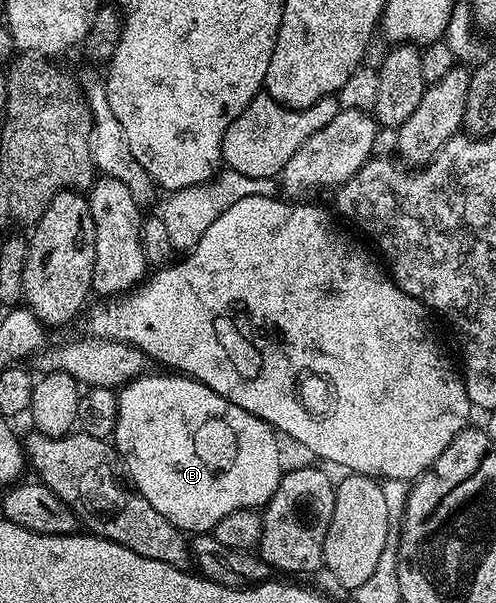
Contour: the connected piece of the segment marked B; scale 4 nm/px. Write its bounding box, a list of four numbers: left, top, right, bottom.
[114,373,282,533]

